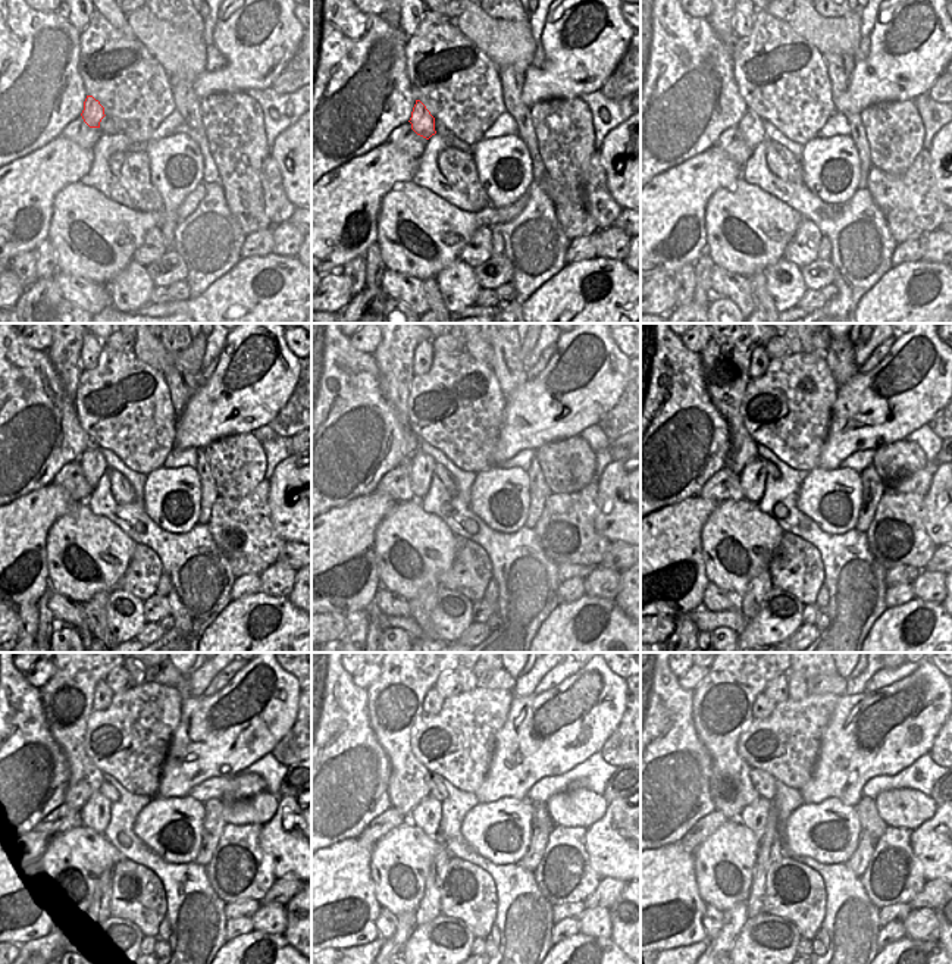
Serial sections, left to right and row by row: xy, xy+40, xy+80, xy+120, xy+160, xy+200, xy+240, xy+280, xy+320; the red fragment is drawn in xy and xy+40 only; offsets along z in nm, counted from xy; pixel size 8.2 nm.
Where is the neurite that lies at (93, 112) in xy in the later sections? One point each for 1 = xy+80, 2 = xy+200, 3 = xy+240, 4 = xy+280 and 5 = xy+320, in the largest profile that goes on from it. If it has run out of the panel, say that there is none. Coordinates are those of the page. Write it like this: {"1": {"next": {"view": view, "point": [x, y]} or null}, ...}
{"1": {"next": {"view": "xy+80", "point": [751, 125]}}, "2": {"next": {"view": "xy+200", "point": [752, 478]}}, "3": {"next": {"view": "xy+240", "point": [96, 813]}}, "4": {"next": {"view": "xy+280", "point": [426, 816]}}, "5": {"next": {"view": "xy+320", "point": [754, 816]}}}

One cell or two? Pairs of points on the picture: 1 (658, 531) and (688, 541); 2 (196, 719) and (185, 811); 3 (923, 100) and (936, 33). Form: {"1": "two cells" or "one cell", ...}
{"1": "one cell", "2": "two cells", "3": "two cells"}

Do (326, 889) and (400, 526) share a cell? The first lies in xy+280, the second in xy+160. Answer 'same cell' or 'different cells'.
different cells

